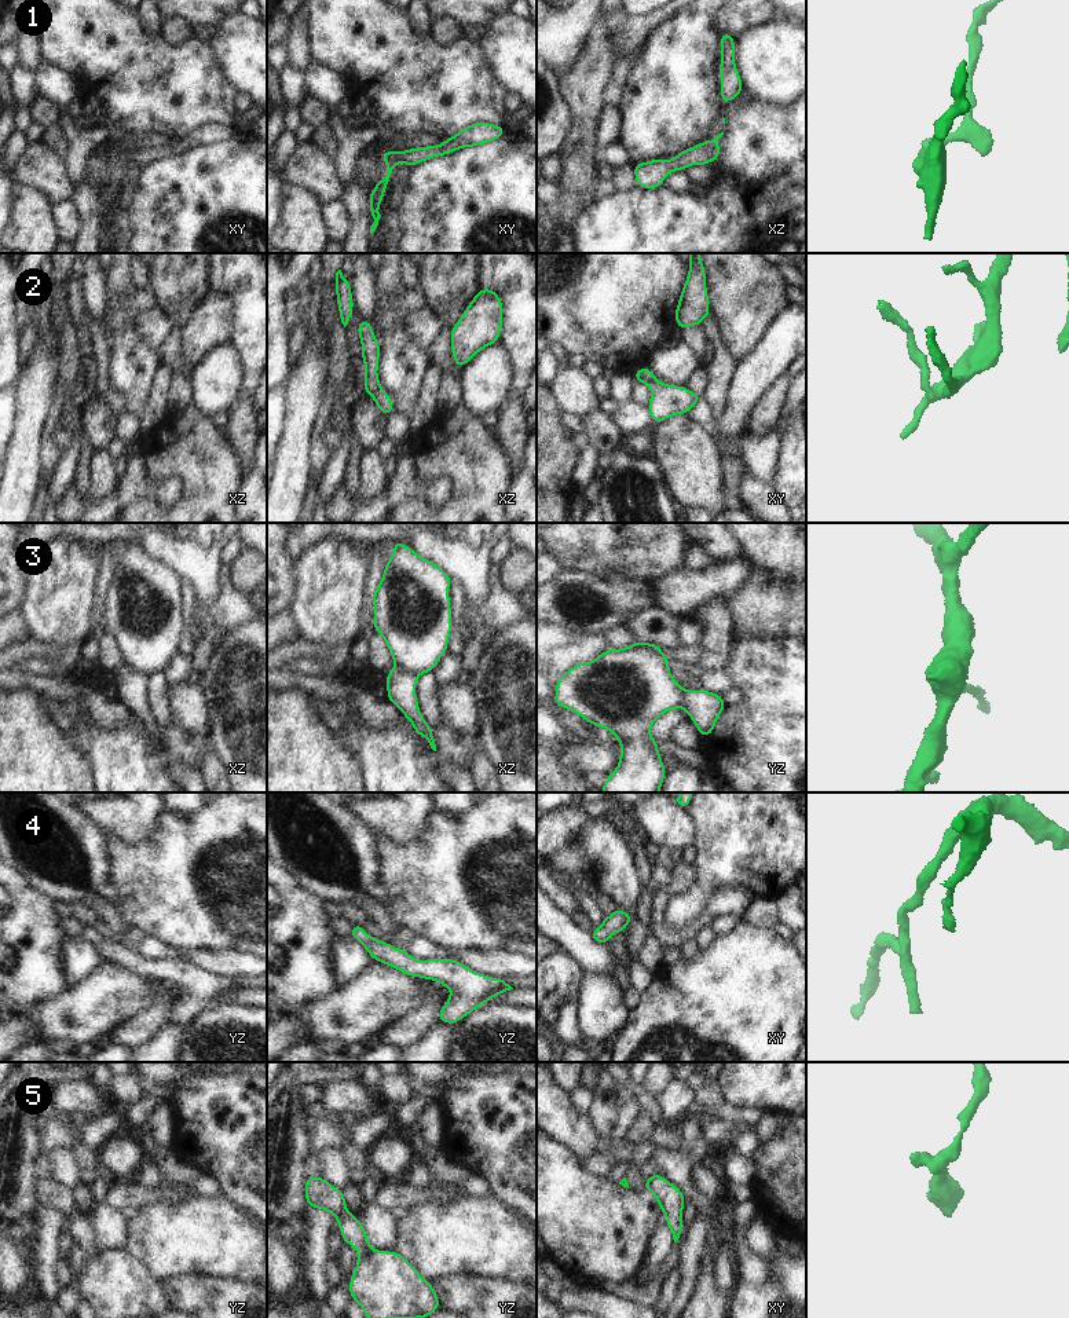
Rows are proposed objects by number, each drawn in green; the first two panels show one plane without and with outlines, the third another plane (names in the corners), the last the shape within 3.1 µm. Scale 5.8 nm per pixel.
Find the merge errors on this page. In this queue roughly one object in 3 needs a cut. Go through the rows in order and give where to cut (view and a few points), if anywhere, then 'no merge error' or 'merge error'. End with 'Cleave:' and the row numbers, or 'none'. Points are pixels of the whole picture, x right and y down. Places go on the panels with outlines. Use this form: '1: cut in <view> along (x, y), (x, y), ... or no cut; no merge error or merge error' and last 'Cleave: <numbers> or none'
1: no cut; no merge error
2: no cut; no merge error
3: cut in xz along (395, 665), (417, 676); merge error
4: no cut; no merge error
5: no cut; no merge error
Cleave: 3

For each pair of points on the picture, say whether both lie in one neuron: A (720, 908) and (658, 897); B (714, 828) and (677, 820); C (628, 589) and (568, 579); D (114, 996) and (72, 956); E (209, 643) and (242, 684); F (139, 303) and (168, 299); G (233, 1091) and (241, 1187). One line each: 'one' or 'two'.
A: one
B: two
C: one
D: two
E: two
F: two
G: one

